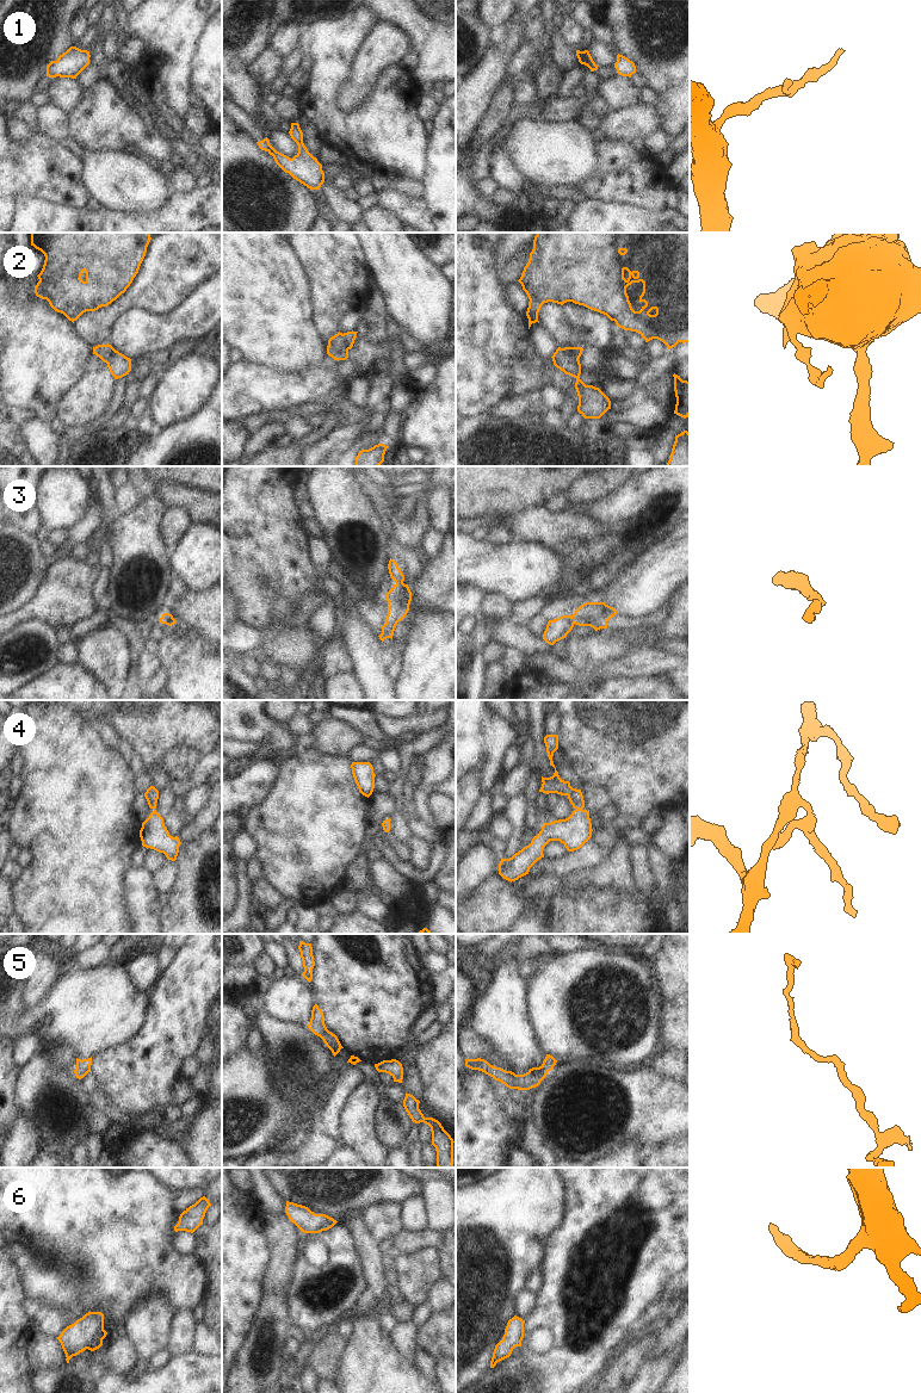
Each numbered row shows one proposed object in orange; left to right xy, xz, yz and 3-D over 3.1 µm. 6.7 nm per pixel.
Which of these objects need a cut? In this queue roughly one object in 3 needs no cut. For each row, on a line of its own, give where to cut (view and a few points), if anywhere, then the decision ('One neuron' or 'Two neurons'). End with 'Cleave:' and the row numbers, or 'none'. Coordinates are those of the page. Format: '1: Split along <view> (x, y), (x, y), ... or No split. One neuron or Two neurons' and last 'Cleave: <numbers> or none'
1: No split. One neuron
2: Split along yz (562, 348), (569, 350), (579, 358). Two neurons
3: No split. One neuron
4: No split. One neuron
5: No split. One neuron
6: No split. One neuron
Cleave: 2.

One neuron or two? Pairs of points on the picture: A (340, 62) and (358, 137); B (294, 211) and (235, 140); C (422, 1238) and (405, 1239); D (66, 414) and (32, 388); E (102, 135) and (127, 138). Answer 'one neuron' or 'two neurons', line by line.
A: one neuron
B: one neuron
C: one neuron
D: two neurons
E: one neuron

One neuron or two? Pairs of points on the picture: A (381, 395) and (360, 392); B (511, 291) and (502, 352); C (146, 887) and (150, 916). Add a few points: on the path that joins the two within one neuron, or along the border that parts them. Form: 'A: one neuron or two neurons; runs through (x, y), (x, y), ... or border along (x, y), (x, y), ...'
A: two neurons; border along (370, 383), (366, 408)
B: two neurons; border along (506, 284), (506, 299), (518, 311), (525, 314)
C: one neuron; runs through (146, 895), (146, 909)

